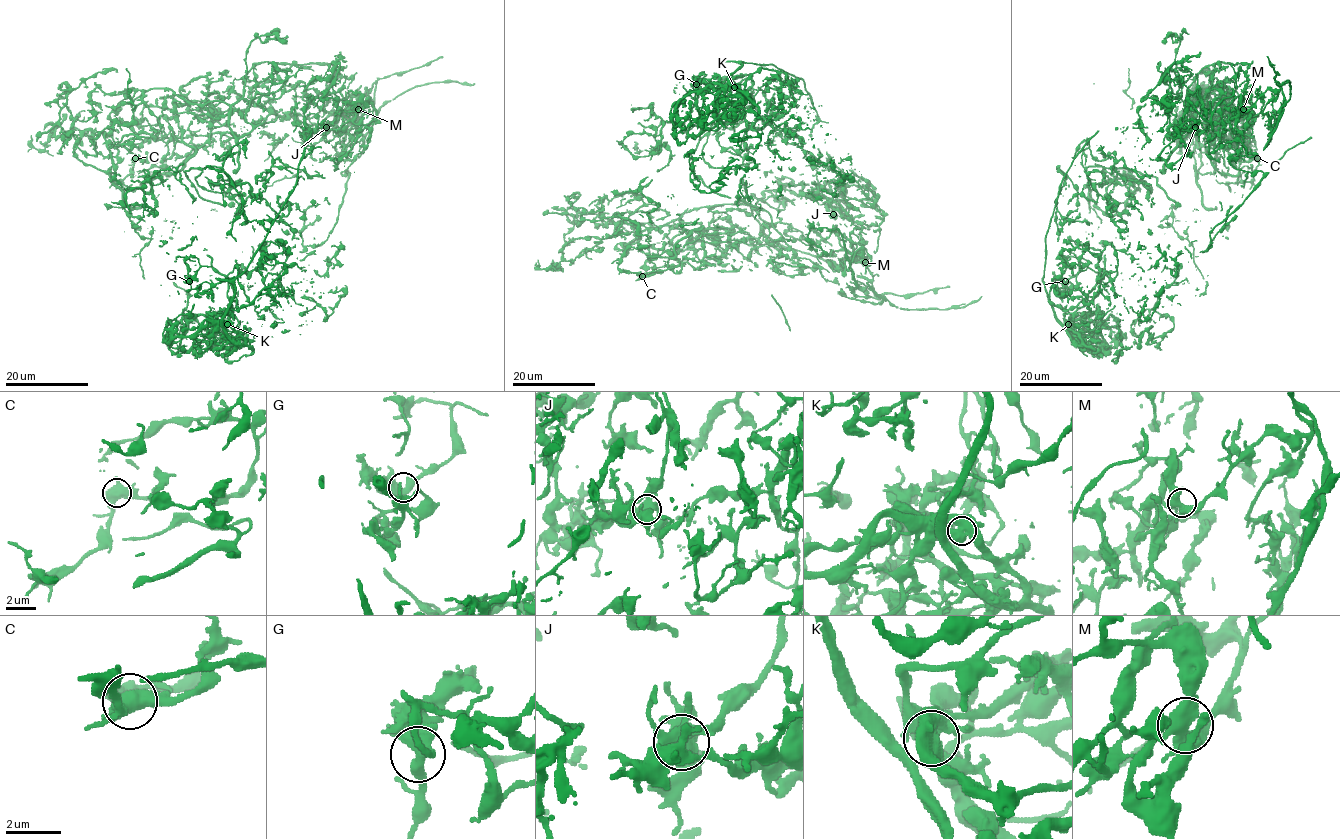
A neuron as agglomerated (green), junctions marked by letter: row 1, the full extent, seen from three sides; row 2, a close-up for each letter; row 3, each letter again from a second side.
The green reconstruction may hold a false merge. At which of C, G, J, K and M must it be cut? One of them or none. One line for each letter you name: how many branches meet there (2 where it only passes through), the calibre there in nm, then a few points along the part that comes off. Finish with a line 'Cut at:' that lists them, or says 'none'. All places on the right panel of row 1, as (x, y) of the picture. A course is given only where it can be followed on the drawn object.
K: branches 4; calibre 550 nm; course (1068, 324), (1081, 343), (1070, 339), (1058, 319), (1042, 280), (1045, 234), (1063, 176), (1076, 153), (1098, 130)
Cut at: K

